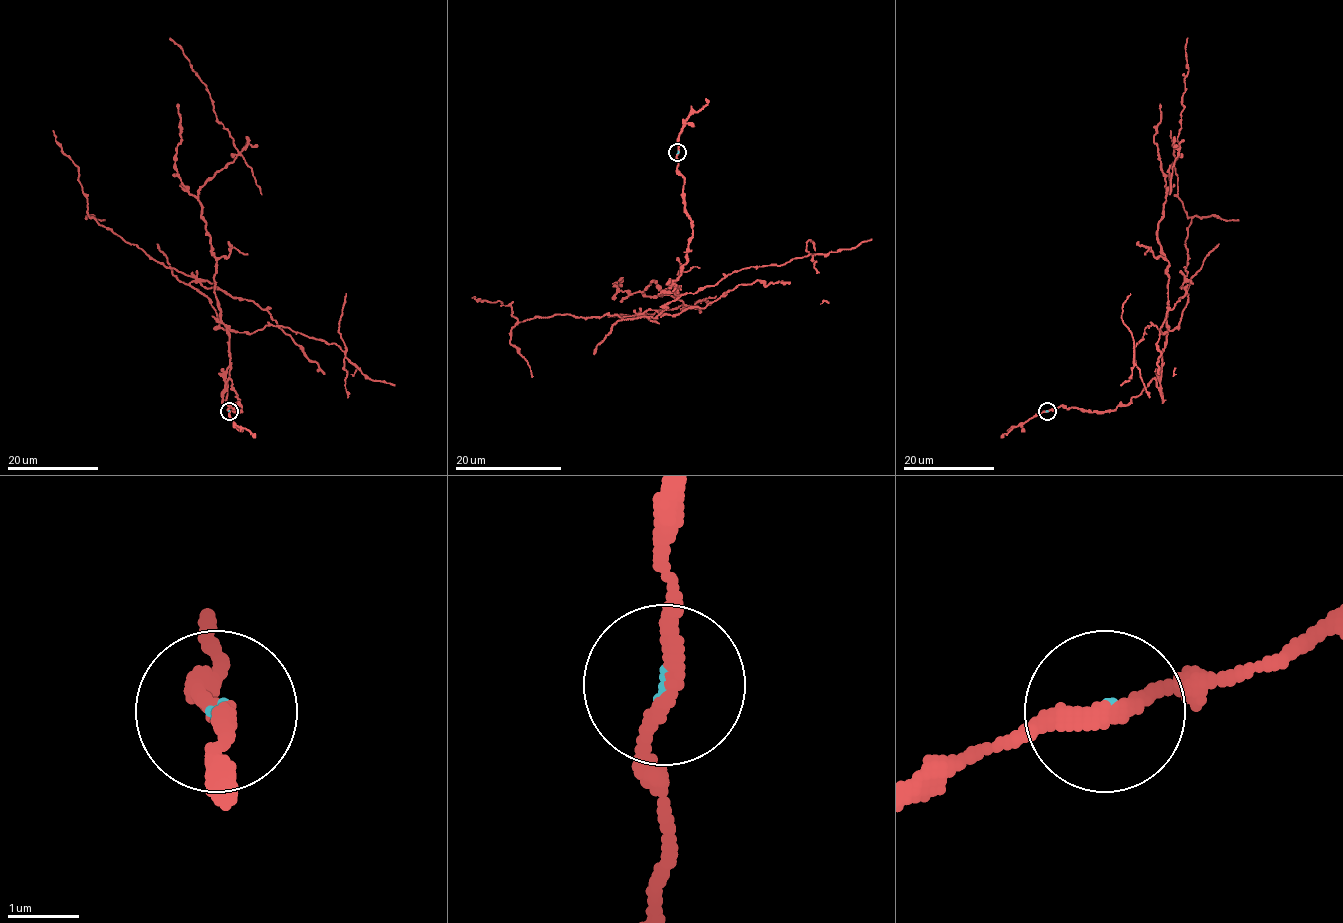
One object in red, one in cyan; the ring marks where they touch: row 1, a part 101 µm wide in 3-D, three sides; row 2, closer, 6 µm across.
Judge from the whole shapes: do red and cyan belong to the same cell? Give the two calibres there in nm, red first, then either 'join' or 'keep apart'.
calibres 240 and 80 nm; keep apart

